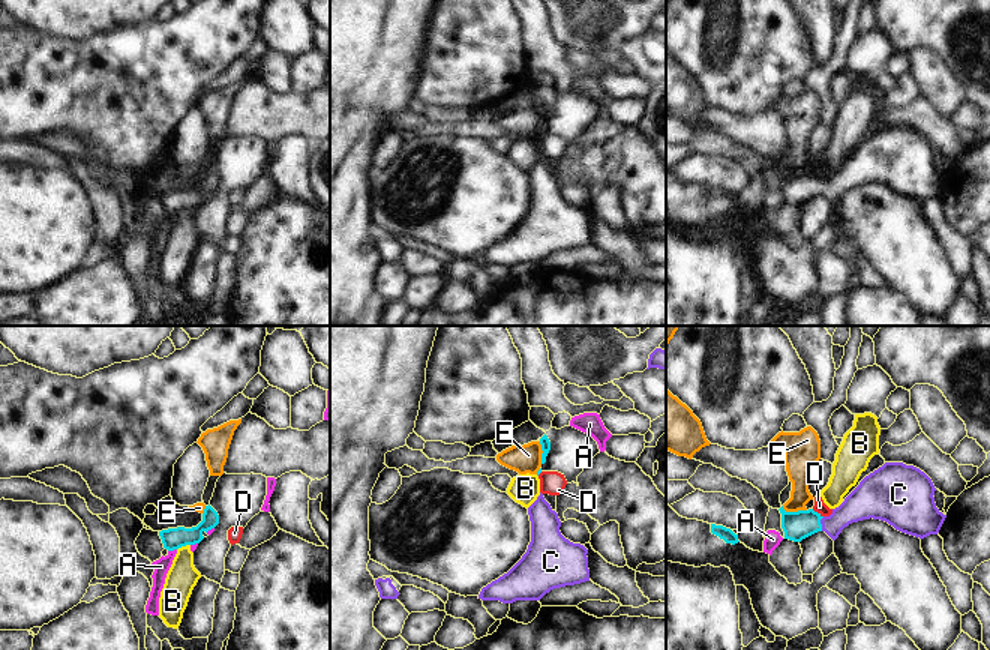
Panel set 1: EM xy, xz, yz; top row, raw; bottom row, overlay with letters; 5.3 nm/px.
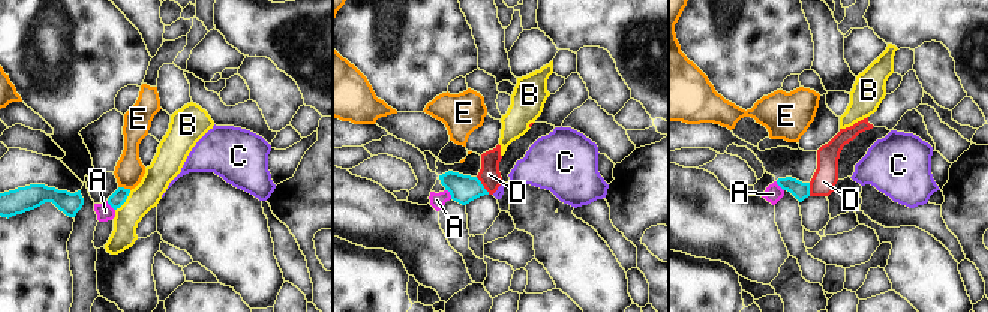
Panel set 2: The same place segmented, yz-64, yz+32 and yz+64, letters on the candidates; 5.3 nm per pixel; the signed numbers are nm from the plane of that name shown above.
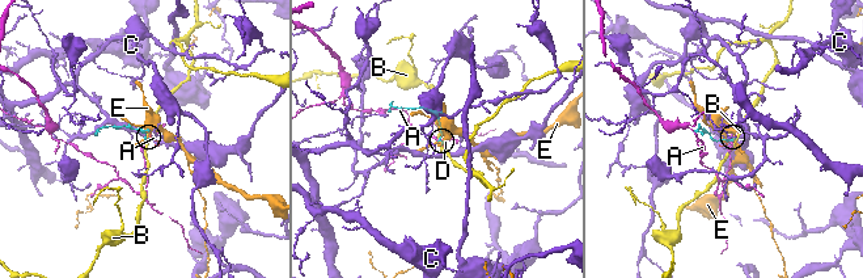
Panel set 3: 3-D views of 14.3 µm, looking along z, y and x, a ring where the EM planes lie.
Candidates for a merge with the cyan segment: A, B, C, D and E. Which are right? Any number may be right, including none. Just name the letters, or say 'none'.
C

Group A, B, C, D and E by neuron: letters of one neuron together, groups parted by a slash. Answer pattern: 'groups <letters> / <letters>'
groups A / B / C / D / E

